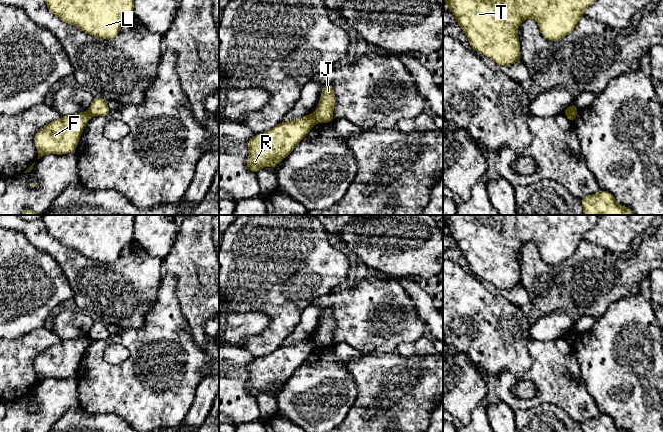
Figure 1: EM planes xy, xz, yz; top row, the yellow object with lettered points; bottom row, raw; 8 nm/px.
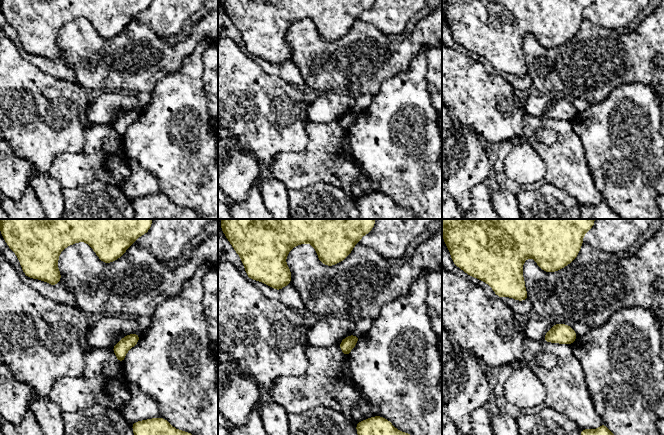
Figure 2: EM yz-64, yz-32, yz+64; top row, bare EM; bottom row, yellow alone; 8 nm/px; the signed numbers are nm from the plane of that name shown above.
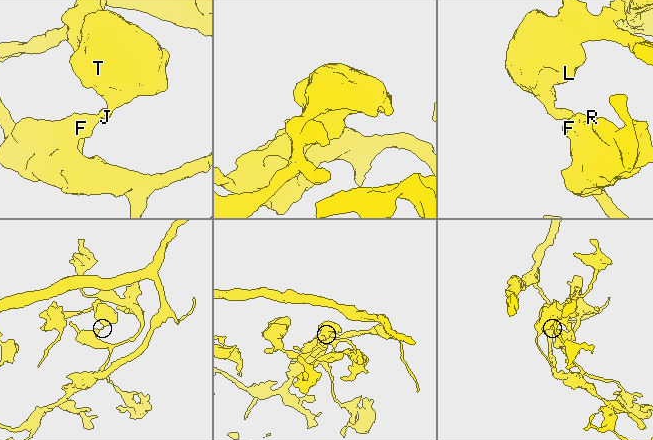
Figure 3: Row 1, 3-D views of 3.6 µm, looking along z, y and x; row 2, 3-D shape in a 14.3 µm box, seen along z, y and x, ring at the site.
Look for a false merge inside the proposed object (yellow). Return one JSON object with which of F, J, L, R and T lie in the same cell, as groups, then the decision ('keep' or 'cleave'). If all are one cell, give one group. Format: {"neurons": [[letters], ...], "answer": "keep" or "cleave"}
{"neurons": [["F", "R"], ["J", "L", "T"]], "answer": "cleave"}

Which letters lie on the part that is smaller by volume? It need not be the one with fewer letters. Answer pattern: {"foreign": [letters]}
{"foreign": ["J", "L", "T"]}

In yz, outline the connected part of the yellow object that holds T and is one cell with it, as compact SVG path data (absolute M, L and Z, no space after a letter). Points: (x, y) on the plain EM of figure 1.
M443 215L446 230L466 258L471 271L502 291L521 286L517 255L524 243L535 243L547 264L560 264L573 255L585 233L596 225L598 219L599 215Z

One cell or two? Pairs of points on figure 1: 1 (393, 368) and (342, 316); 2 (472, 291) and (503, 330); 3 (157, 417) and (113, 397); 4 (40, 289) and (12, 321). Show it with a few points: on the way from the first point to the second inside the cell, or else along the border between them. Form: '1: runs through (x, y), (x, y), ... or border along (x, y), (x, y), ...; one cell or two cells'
1: border along (362, 352), (394, 353); two cells
2: runs through (474, 301), (493, 320); one cell
3: runs through (146, 406), (137, 397), (124, 397); one cell
4: runs through (32, 297), (16, 313); one cell

